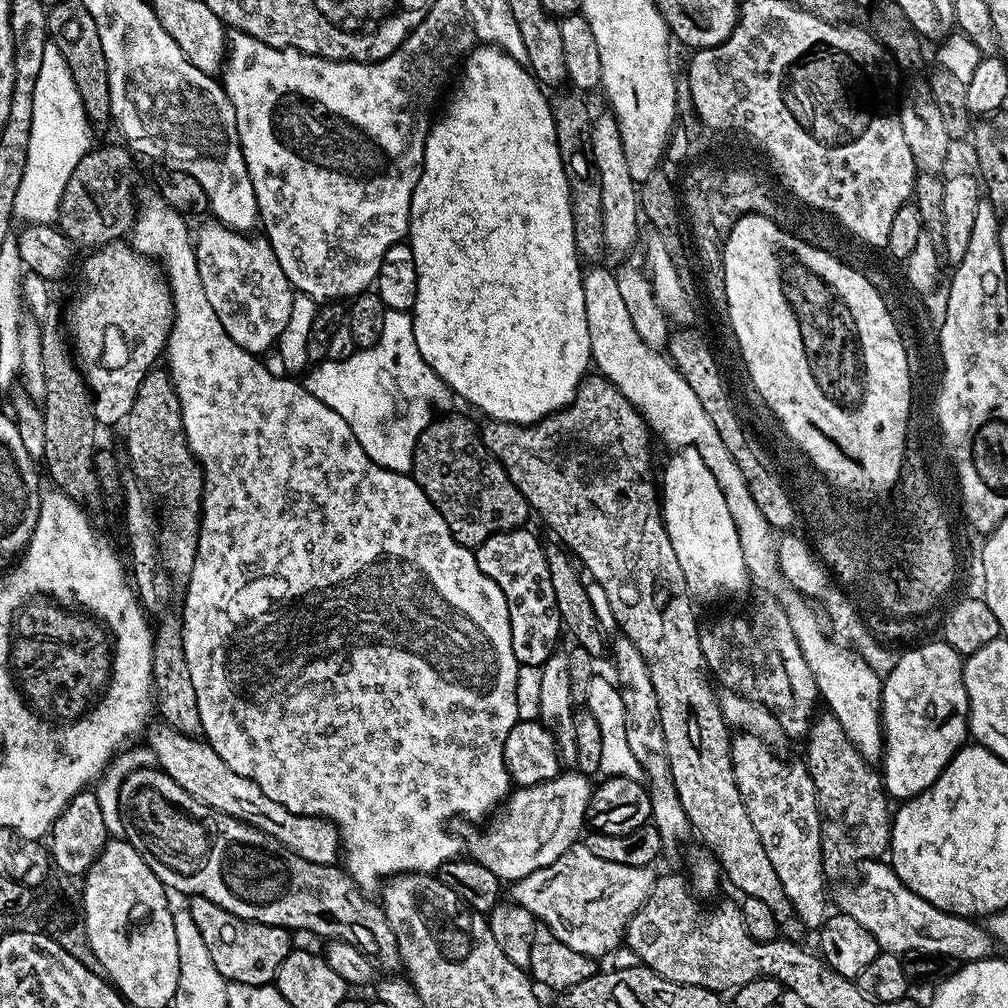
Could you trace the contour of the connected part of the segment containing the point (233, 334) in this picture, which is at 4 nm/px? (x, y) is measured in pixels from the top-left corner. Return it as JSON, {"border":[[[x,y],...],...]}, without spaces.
{"border":[[[210,220],[210,223],[204,225],[194,236],[194,247],[196,250],[196,261],[198,262],[198,270],[202,279],[202,286],[206,293],[206,298],[210,301],[210,306],[214,307],[214,312],[218,316],[218,320],[222,323],[222,326],[226,329],[226,334],[230,335],[230,338],[234,342],[238,343],[238,346],[242,346],[244,350],[251,353],[252,355],[261,355],[262,353],[269,351],[278,341],[288,320],[290,320],[290,314],[293,308],[293,300],[295,296],[295,291],[286,278],[286,274],[282,272],[282,268],[278,264],[277,255],[274,254],[273,248],[270,246],[267,237],[258,236],[254,240],[248,240],[252,238],[247,238],[239,232],[235,232],[232,229],[226,227],[224,224]]]}

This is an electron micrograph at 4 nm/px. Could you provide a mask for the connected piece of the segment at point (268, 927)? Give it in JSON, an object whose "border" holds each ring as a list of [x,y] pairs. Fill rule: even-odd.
{"border":[[[191,897],[186,906],[194,926],[202,933],[202,942],[210,950],[210,959],[214,962],[218,974],[234,984],[272,984],[278,974],[278,966],[293,951],[293,933],[286,928],[273,924],[259,924],[253,920],[243,920],[210,902],[210,898]]]}

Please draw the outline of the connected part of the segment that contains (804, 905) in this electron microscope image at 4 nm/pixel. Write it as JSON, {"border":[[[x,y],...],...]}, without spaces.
{"border":[[[740,732],[731,737],[732,764],[736,767],[736,785],[744,799],[746,810],[750,814],[750,822],[754,822],[754,830],[758,830],[758,838],[762,838],[762,846],[766,846],[766,855],[770,858],[770,866],[778,874],[784,887],[784,893],[792,901],[796,916],[805,929],[819,929],[826,919],[824,912],[824,857],[820,851],[820,804],[816,800],[816,787],[808,772],[807,763],[787,764],[779,760],[771,752],[769,745],[751,732]]]}

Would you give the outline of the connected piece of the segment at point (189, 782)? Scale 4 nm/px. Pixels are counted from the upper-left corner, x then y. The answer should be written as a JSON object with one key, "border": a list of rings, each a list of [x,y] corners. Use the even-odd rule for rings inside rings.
{"border":[[[167,726],[153,727],[150,751],[156,755],[156,764],[161,772],[165,772],[174,782],[182,786],[194,798],[206,802],[214,810],[227,816],[235,816],[237,820],[246,820],[255,828],[261,828],[267,836],[273,836],[292,852],[296,852],[306,862],[319,864],[336,864],[342,856],[340,834],[336,825],[329,820],[321,820],[319,816],[299,816],[286,806],[278,806],[278,802],[270,802],[262,790],[250,778],[242,778],[242,774],[234,774],[216,751],[203,739],[194,736],[183,736],[178,730]]]}

